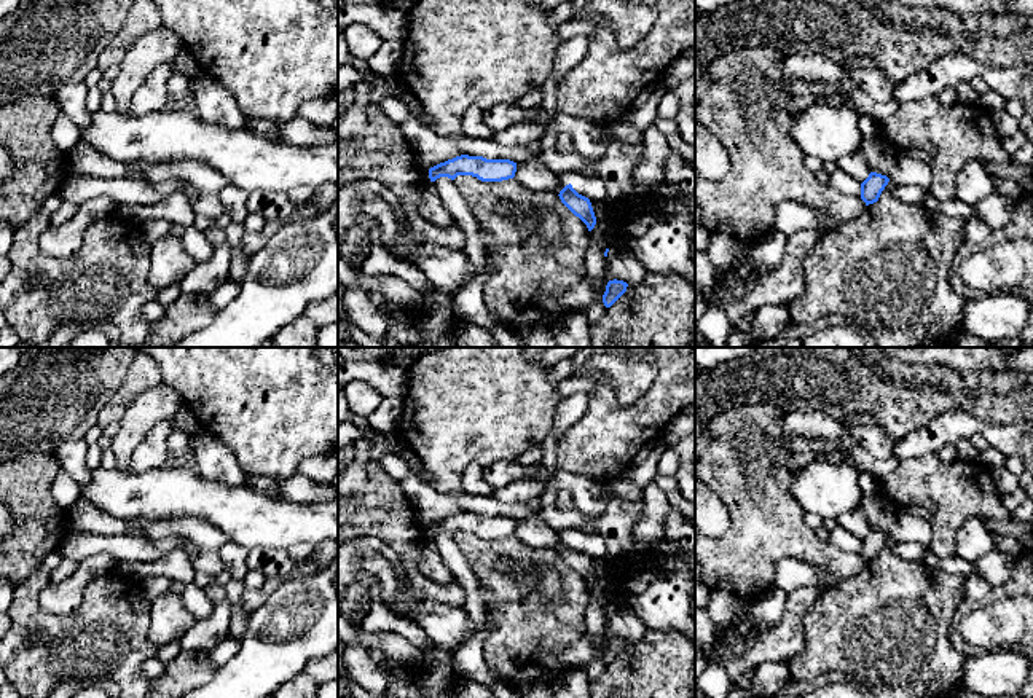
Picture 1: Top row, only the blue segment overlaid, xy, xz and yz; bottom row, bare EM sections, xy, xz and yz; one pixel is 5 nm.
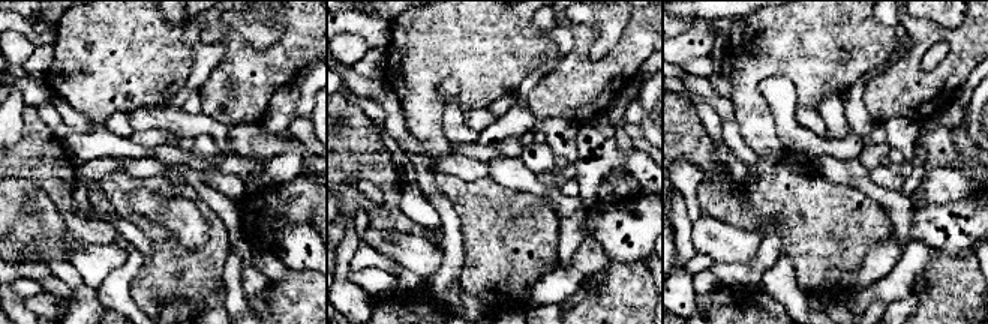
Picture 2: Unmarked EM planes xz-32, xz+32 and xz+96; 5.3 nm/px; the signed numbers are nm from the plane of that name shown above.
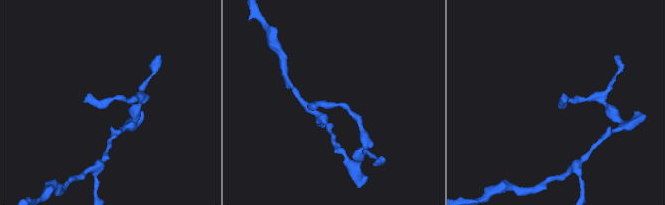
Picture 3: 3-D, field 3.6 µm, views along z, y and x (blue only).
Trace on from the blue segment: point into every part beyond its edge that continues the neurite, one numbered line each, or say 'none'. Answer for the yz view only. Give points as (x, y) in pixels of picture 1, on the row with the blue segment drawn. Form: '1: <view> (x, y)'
none

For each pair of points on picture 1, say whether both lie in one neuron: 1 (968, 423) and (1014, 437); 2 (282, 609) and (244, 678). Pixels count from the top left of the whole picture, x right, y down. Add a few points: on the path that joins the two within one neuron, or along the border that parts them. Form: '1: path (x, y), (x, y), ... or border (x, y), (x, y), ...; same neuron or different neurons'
1: path (979, 426), (1003, 437); same neuron
2: path (282, 627), (281, 641), (262, 660); same neuron

